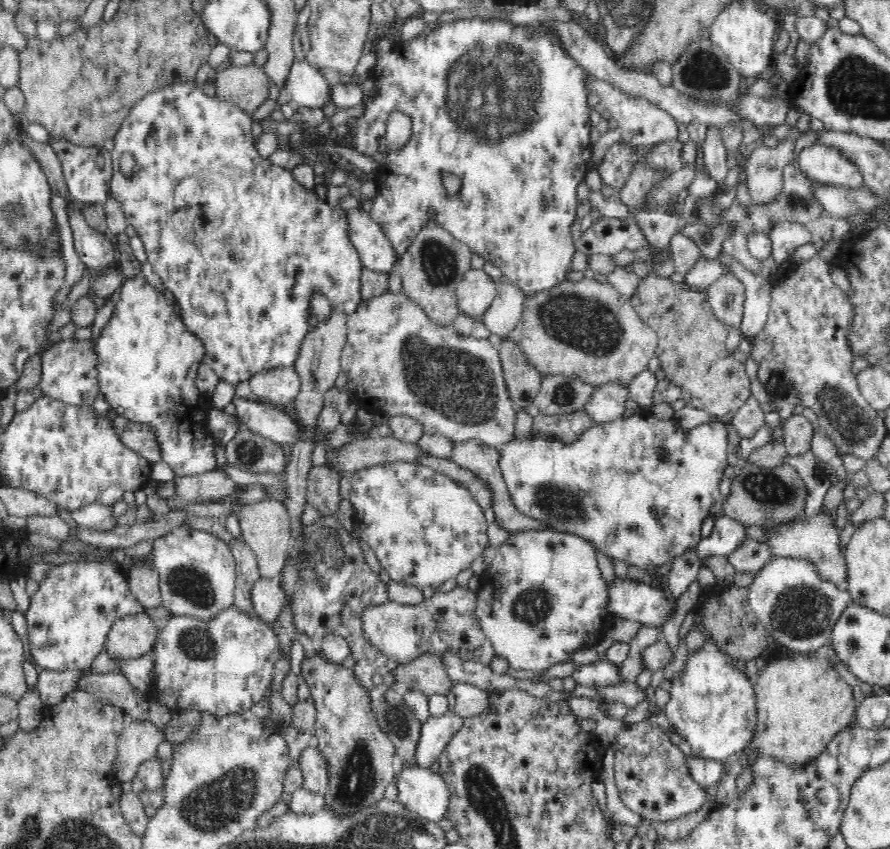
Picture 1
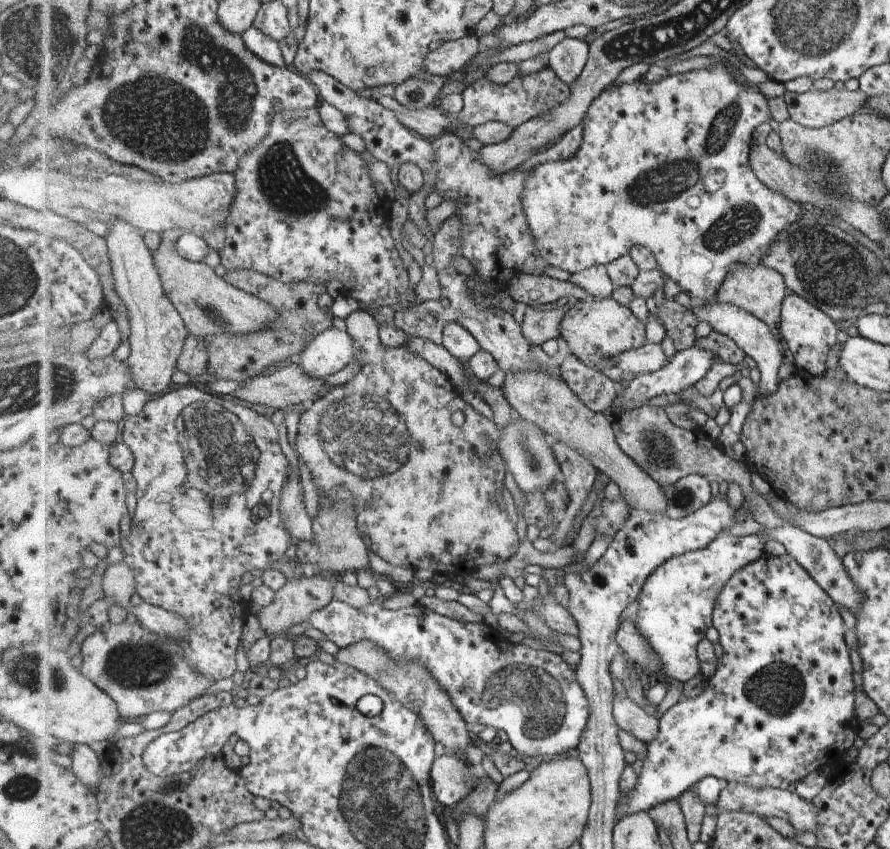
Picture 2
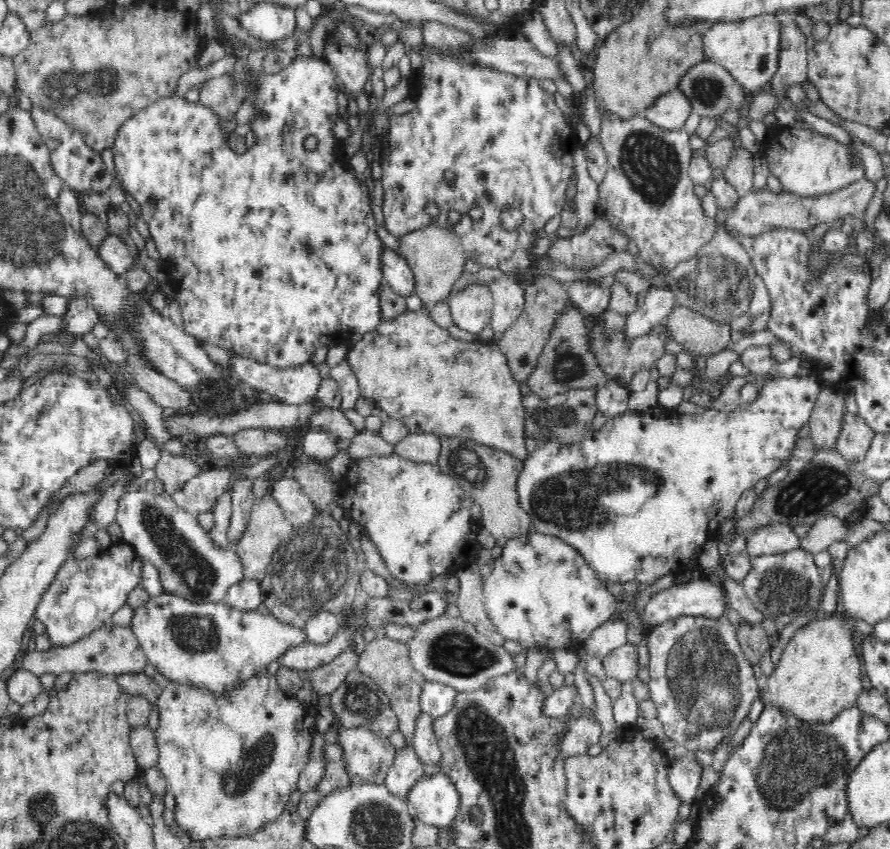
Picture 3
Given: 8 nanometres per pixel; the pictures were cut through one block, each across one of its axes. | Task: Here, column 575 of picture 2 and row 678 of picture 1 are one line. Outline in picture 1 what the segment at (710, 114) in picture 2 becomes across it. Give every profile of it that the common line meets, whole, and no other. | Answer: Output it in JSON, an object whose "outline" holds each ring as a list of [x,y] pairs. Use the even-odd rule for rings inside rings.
{"outline":[[[234,604],[207,621],[171,615],[157,633],[154,655],[151,692],[170,707],[204,711],[214,719],[235,715],[260,702],[271,686],[276,664],[286,658],[273,627]]]}

